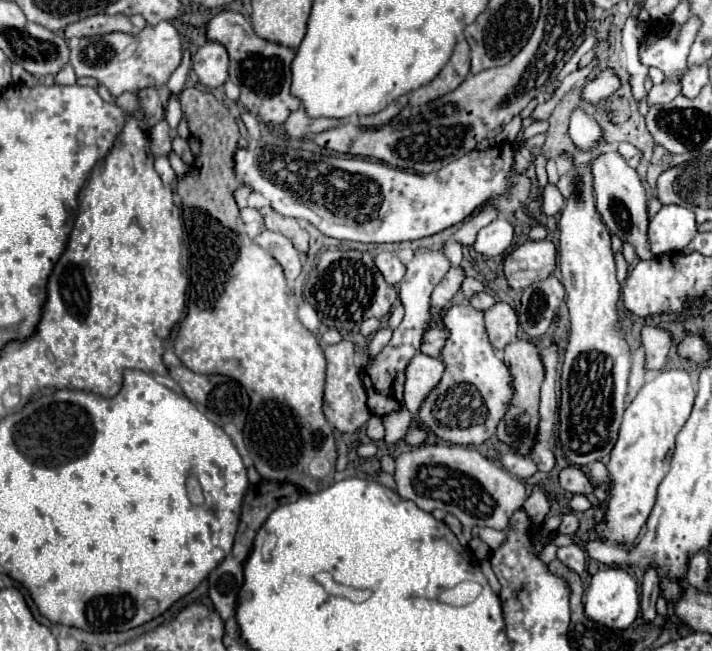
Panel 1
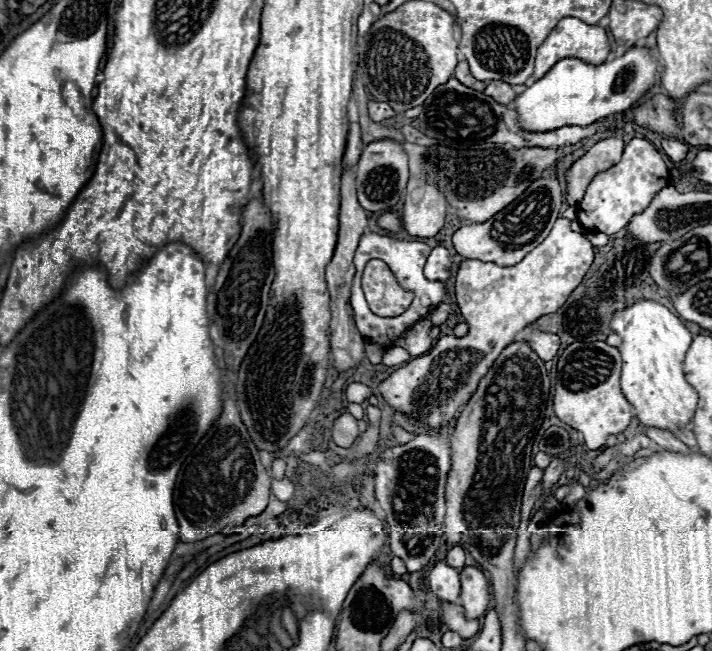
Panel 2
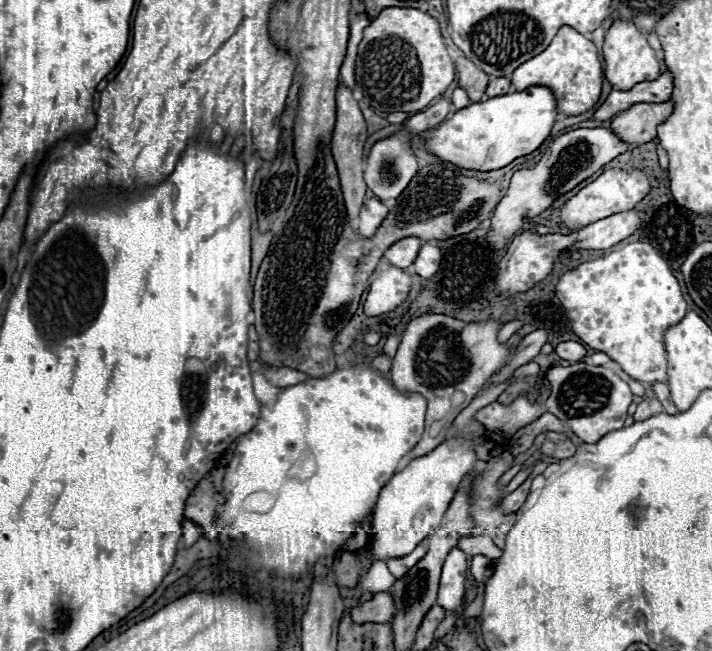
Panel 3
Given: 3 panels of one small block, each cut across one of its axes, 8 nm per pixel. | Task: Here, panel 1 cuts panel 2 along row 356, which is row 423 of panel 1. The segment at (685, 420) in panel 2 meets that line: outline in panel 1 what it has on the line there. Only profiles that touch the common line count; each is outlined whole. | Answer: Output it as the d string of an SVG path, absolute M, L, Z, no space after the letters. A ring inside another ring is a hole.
M670 368L648 380L638 390L636 398L626 406L620 438L608 462L608 472L612 478L612 496L606 502L608 514L606 522L596 526L606 540L622 544L634 542L638 538L640 528L646 524L656 502L656 488L668 472L674 438L688 420L694 398L696 392L690 374L680 368Z

